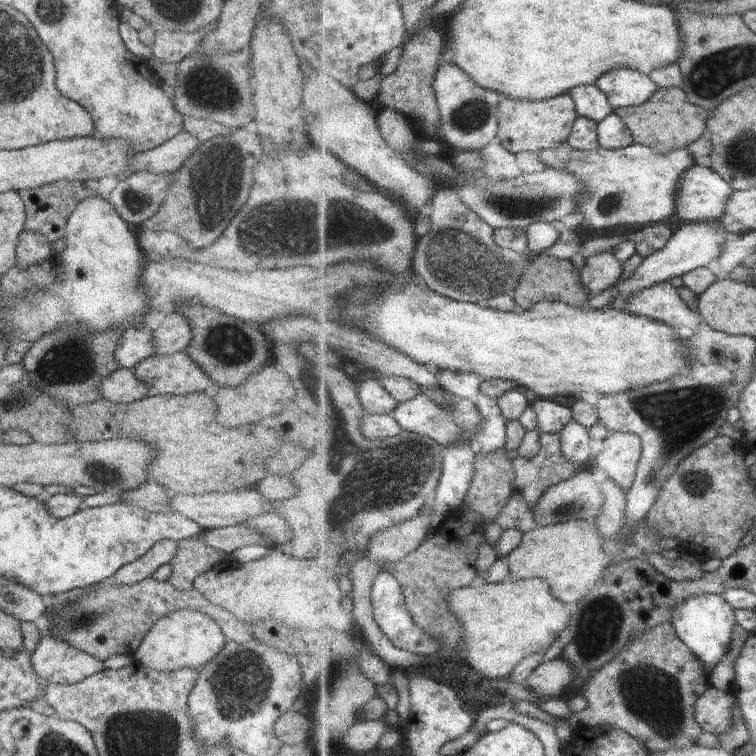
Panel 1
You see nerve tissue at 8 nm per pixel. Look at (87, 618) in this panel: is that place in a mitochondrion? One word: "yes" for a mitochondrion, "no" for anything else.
yes

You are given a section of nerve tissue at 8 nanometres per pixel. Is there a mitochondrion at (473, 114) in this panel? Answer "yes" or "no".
yes

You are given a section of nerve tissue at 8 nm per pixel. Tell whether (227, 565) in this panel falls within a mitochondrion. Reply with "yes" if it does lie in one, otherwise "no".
no

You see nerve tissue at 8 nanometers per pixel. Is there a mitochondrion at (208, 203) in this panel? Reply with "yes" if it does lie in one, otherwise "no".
yes

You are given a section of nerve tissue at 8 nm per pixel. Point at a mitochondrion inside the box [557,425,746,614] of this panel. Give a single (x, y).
(697, 484)

